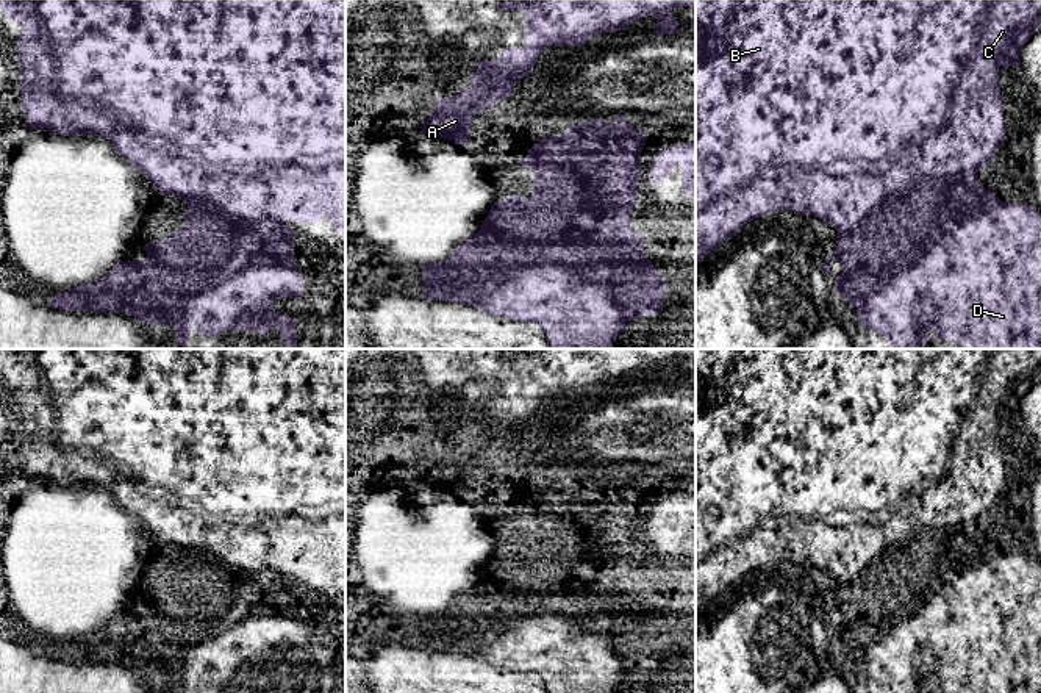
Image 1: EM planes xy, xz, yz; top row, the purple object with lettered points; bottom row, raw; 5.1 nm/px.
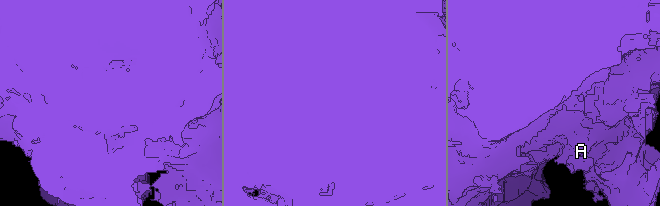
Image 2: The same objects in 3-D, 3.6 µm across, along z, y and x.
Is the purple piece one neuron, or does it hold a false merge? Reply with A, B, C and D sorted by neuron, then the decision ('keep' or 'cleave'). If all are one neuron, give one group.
groups A B C / D; cleave

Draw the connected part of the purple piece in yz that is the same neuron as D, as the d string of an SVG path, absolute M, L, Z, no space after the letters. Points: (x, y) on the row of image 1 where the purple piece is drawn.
M978 186L977 189L960 189L949 202L932 203L922 214L893 214L885 221L885 230L875 232L869 241L860 246L853 255L839 257L838 250L828 255L822 266L822 274L832 274L827 268L830 260L838 260L844 271L836 277L836 293L857 308L861 327L877 330L891 349L921 349L928 338L925 330L935 332L935 341L946 338L958 343L961 349L968 344L972 349L1041 349L1041 214L1028 203L1002 202L993 191Z

